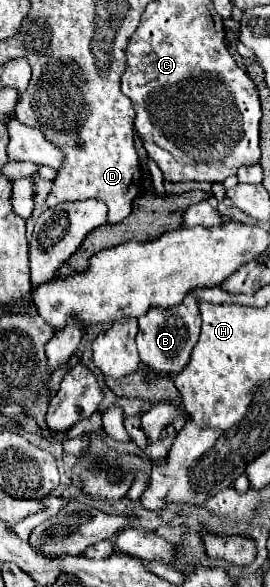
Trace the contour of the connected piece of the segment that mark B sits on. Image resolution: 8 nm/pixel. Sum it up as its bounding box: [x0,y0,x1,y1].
[137,294,201,374]

